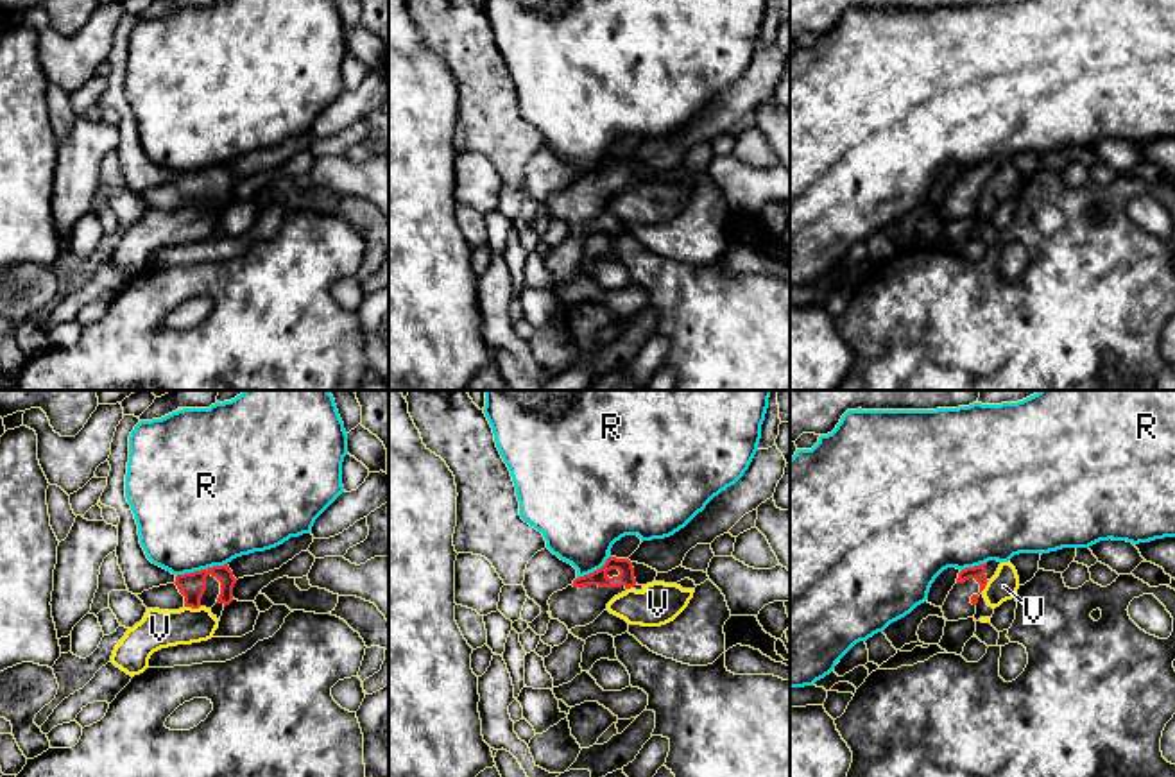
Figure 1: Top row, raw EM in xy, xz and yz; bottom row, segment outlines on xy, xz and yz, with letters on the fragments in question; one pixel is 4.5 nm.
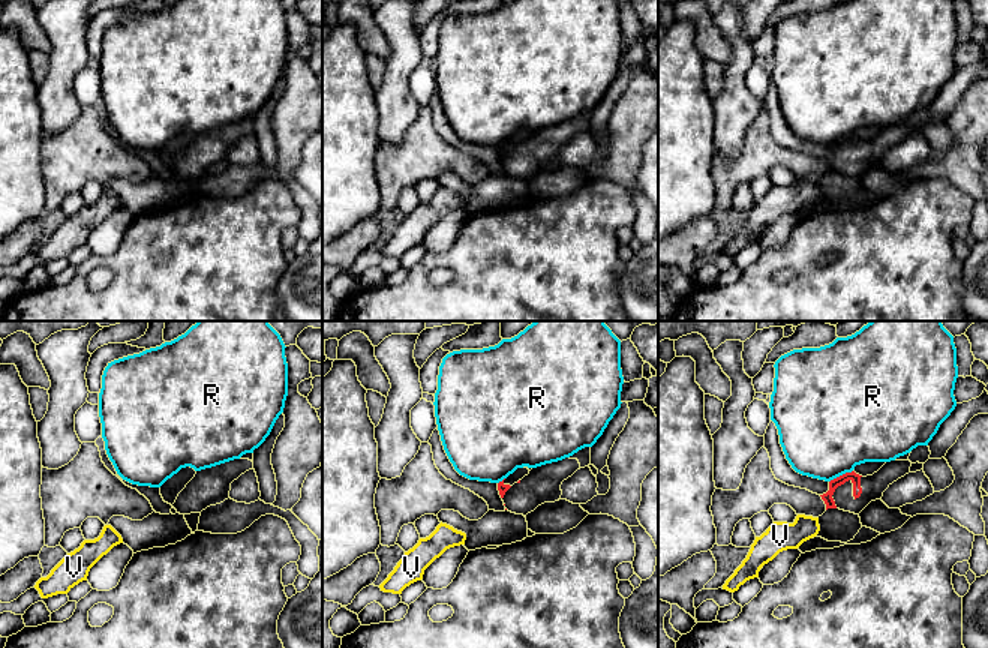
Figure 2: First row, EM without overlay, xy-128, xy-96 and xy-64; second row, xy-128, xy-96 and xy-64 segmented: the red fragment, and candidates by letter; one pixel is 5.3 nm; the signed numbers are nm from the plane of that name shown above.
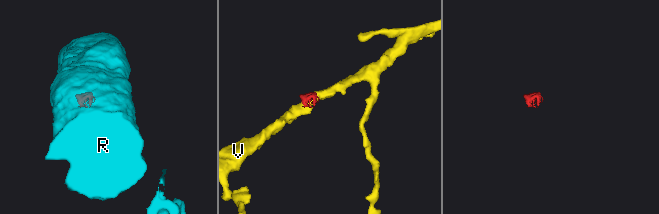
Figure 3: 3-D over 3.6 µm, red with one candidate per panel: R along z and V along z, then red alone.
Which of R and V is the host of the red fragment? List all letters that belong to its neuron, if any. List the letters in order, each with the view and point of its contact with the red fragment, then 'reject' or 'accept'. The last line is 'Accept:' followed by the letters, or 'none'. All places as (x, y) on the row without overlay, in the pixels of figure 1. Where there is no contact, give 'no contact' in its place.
R: contact xy (201, 169); reject
V: contact xy (192, 206); reject
Accept: none

